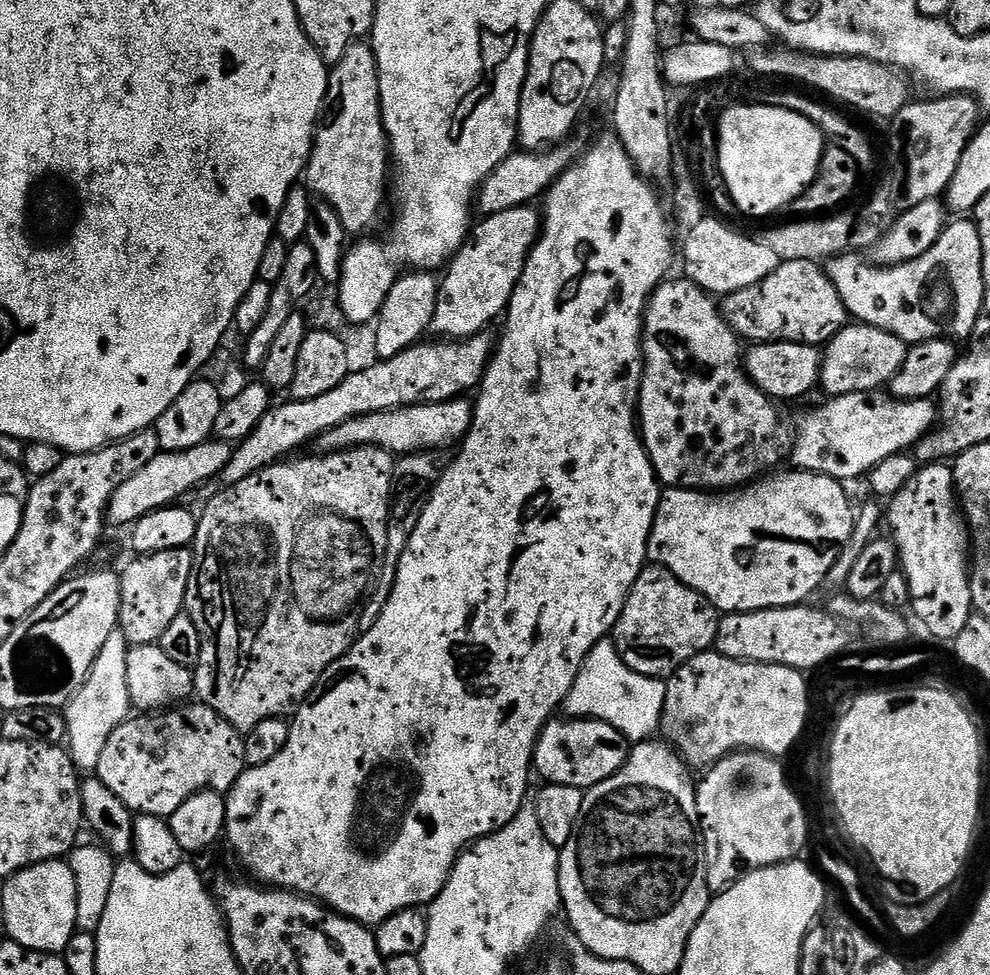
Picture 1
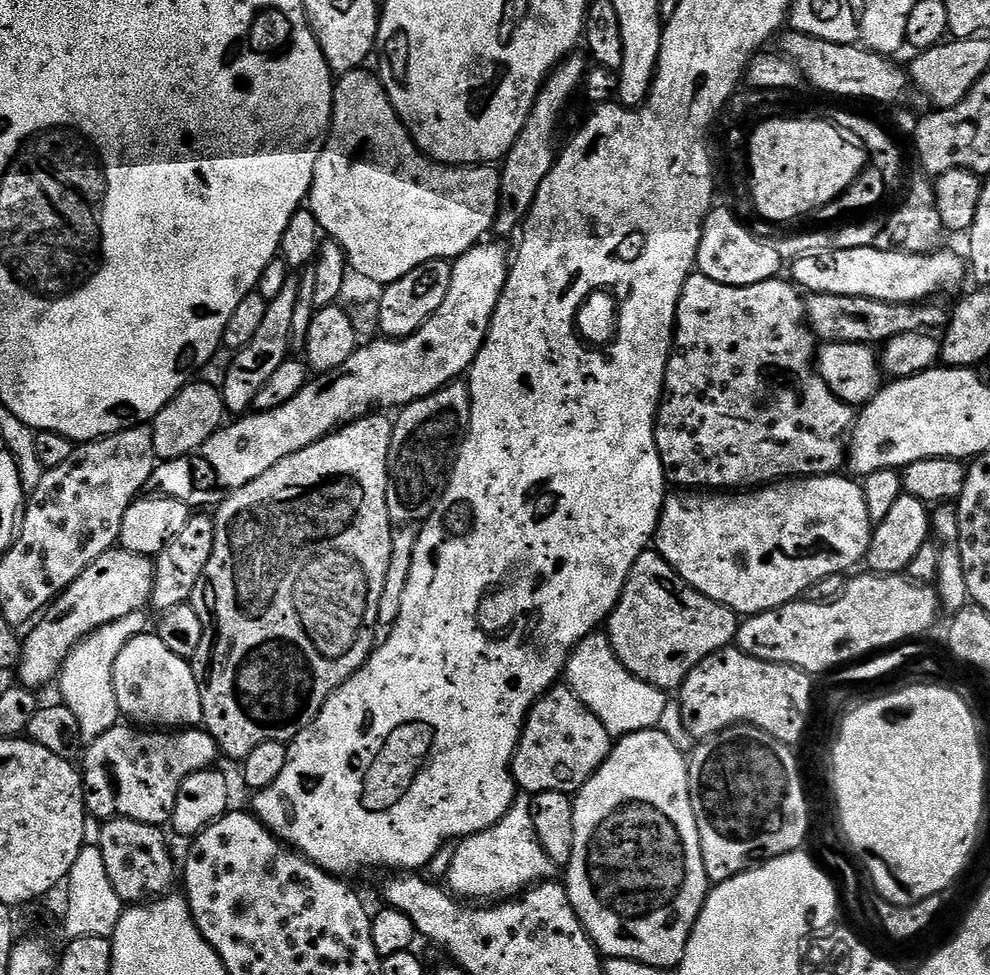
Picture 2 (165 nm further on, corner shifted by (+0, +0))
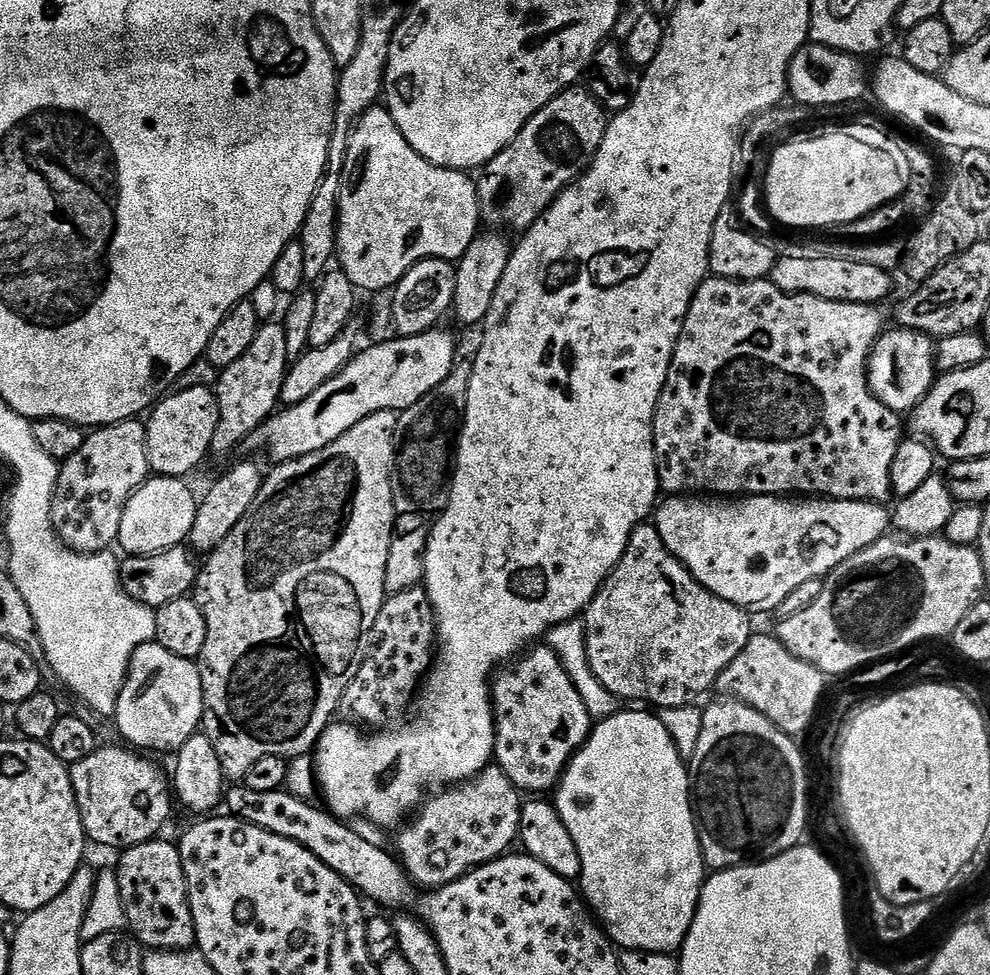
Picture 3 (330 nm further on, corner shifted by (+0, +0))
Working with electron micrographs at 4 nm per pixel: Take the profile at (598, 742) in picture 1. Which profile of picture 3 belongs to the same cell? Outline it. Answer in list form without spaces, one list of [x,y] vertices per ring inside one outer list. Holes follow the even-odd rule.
[[[536,646],[515,662],[497,668],[490,683],[496,719],[495,763],[521,793],[544,794],[547,788],[555,789],[572,755],[588,741],[594,727],[570,674],[562,670],[562,662],[548,647]]]

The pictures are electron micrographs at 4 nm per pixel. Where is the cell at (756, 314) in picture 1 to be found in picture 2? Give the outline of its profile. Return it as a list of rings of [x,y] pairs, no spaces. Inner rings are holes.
[[[838,294],[809,295],[806,300],[806,315],[811,331],[821,341],[833,344],[870,344],[883,346],[898,334],[928,332],[943,329],[950,319],[949,309],[940,302],[919,304],[895,304],[861,296],[839,296]]]

